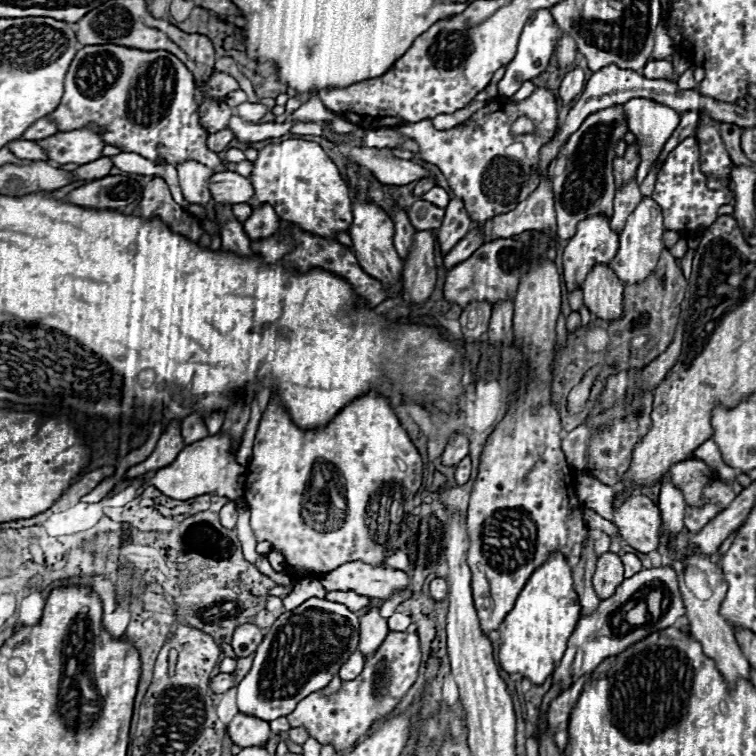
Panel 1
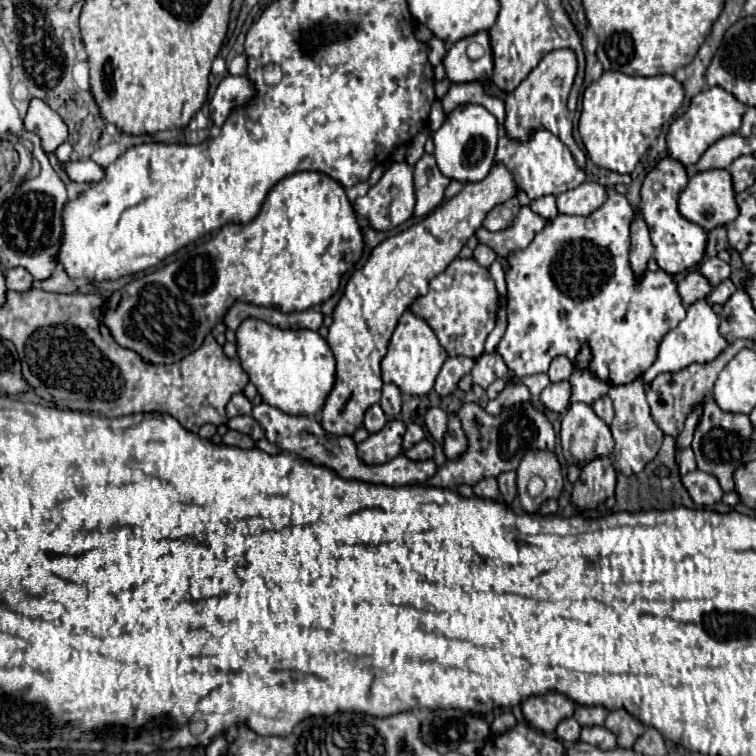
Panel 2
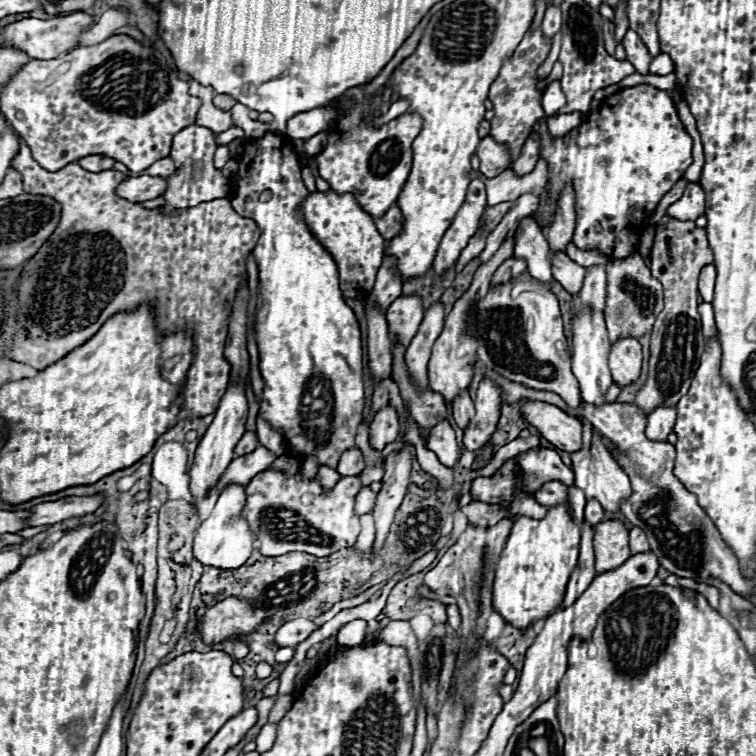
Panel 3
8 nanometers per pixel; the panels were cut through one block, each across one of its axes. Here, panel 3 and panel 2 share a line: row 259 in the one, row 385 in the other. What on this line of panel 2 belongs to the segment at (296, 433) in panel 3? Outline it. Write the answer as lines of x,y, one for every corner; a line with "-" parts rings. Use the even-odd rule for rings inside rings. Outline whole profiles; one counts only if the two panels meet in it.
248,318
236,330
236,348
244,372
266,404
300,416
320,412
334,386
334,356
328,342
318,332
282,330
264,320

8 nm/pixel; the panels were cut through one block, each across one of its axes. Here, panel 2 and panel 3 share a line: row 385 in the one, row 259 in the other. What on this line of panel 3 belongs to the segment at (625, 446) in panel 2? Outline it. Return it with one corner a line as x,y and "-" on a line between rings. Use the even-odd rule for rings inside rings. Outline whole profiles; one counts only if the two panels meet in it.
632,254
626,260
610,260
606,264
606,272
608,272
608,290
606,290
604,320
608,326
610,342
616,342
620,338
640,338
648,334
654,326
656,316
664,308
662,284
656,278
652,278
640,254

